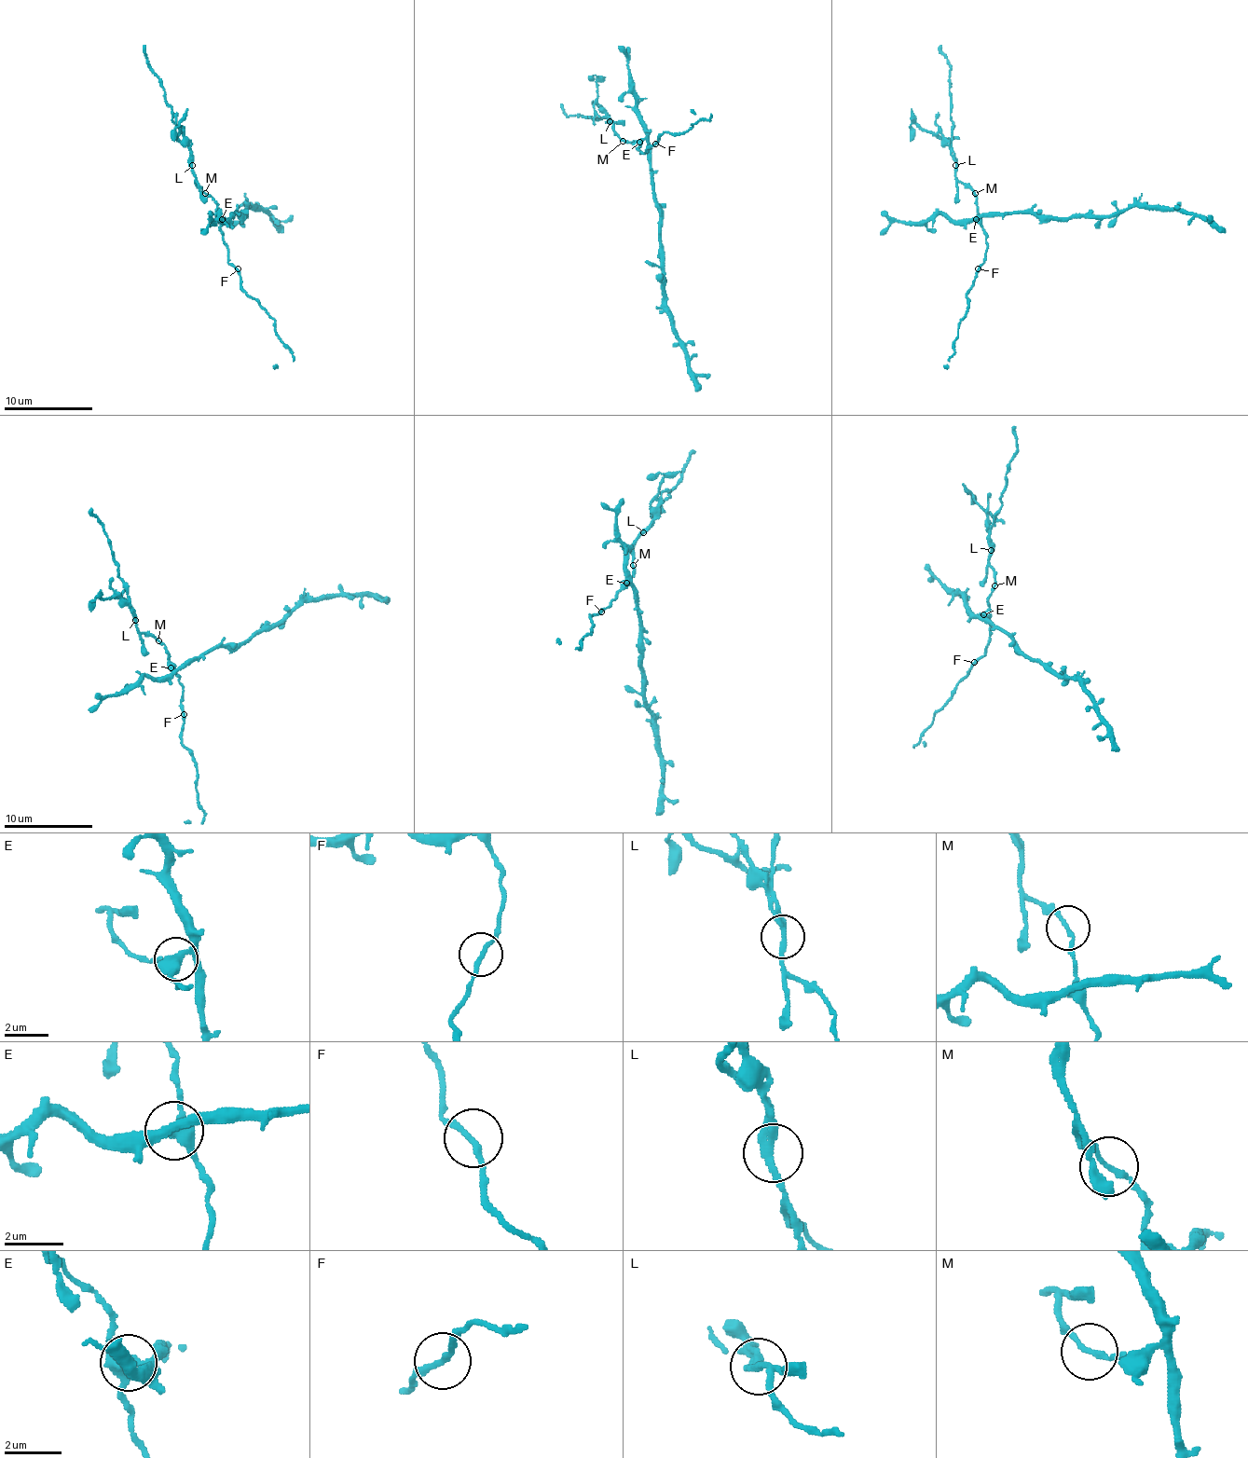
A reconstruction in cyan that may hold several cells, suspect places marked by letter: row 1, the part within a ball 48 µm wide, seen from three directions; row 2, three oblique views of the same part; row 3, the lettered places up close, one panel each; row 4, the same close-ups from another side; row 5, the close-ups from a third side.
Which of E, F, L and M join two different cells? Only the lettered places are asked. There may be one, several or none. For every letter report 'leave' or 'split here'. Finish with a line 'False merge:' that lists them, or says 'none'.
E: split here
F: leave
L: split here
M: leave
False merge: E, L

